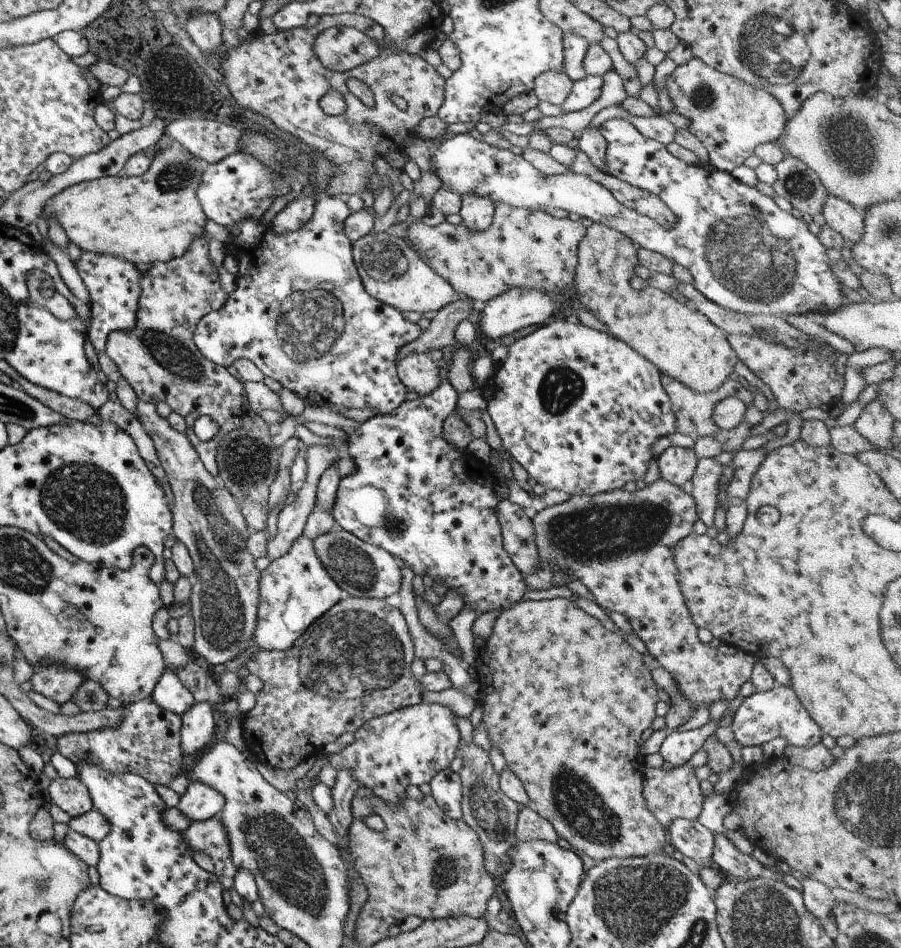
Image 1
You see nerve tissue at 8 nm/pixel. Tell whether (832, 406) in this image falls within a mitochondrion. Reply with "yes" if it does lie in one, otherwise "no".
no

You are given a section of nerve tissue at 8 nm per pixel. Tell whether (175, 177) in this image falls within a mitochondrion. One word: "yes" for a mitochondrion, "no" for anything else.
yes

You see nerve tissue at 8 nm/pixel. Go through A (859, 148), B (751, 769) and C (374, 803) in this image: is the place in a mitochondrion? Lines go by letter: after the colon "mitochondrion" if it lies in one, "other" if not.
A: mitochondrion
B: other
C: other

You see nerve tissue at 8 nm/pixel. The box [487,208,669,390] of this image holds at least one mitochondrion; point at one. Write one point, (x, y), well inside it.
(604, 279)

